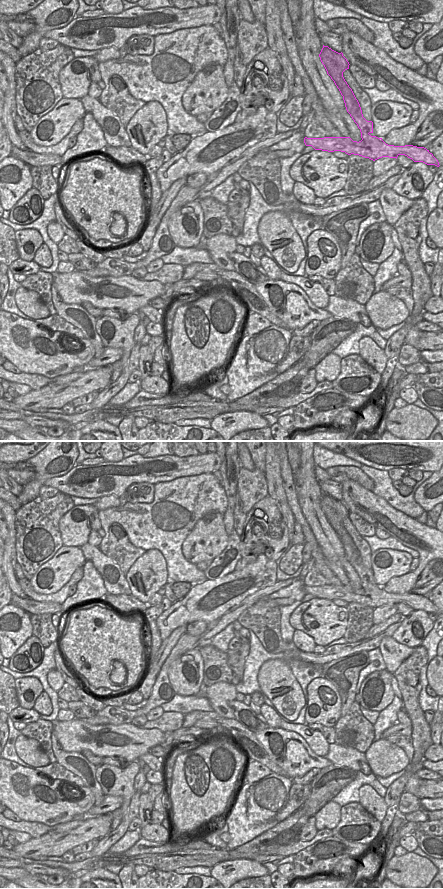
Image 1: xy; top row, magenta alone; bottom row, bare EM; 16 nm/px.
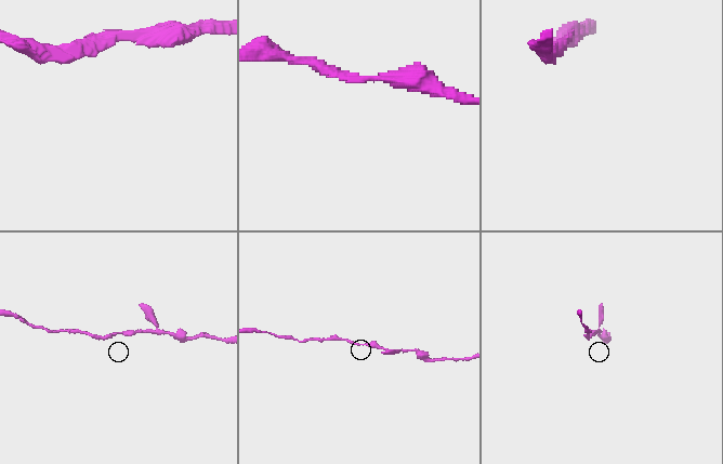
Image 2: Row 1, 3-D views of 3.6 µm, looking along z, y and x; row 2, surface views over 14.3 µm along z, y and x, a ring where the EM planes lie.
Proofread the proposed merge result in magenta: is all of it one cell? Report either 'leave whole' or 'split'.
leave whole

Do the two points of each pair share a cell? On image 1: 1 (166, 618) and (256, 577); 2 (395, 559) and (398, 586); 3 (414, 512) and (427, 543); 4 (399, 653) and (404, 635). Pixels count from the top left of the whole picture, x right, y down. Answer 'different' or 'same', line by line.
1: same
2: different
3: different
4: different

